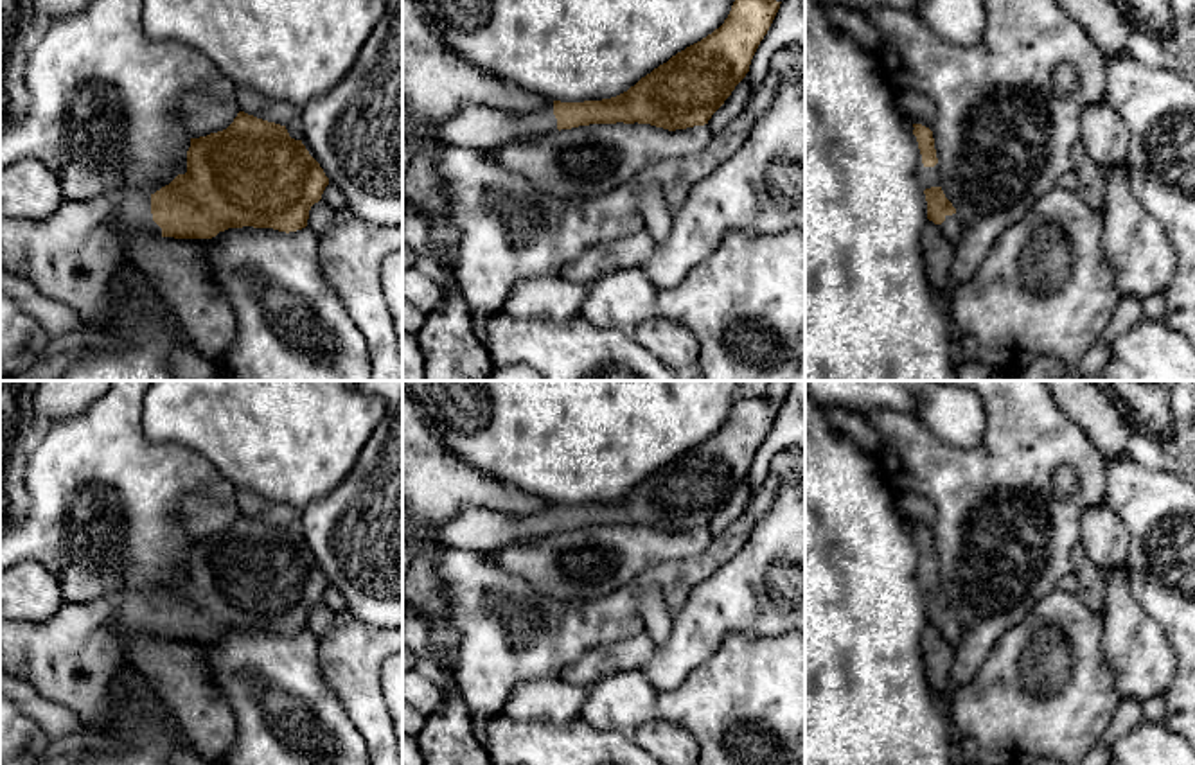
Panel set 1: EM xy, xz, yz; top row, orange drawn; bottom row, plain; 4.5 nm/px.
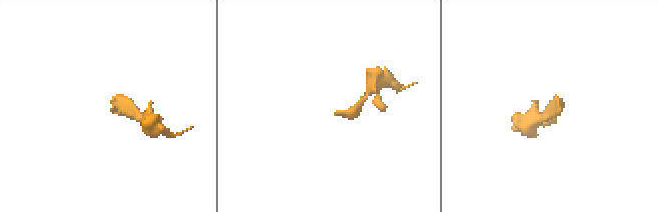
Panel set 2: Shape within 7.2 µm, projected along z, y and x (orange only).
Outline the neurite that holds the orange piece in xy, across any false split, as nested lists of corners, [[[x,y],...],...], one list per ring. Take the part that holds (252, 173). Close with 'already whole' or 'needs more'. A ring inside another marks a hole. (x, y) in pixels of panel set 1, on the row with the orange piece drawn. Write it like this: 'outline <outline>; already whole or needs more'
outline [[[239,111],[226,129],[190,138],[187,172],[155,194],[113,190],[79,201],[65,199],[40,221],[0,215],[0,264],[9,275],[29,280],[43,296],[75,311],[86,325],[111,329],[120,302],[110,280],[128,260],[131,239],[142,233],[212,239],[243,226],[297,232],[307,226],[309,210],[327,185],[320,163],[302,140],[289,136],[286,126]]]; needs more

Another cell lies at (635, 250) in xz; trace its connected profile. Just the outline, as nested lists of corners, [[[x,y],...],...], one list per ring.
[[[643,228],[616,241],[589,246],[580,257],[562,266],[559,277],[589,284],[607,273],[642,268],[654,251],[656,242]]]

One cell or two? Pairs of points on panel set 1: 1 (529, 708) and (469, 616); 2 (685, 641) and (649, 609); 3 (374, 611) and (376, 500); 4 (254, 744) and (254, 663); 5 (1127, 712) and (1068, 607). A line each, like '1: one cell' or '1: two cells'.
1: two cells
2: two cells
3: one cell
4: one cell
5: two cells

